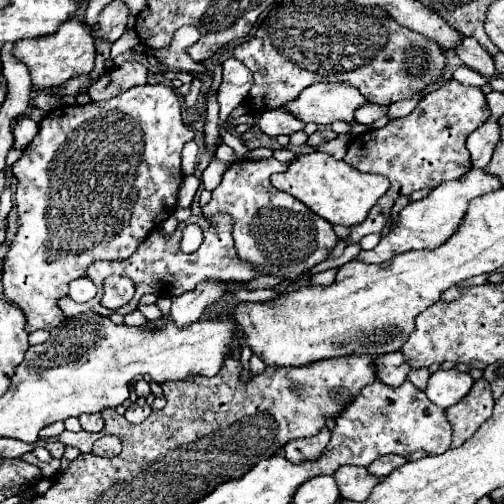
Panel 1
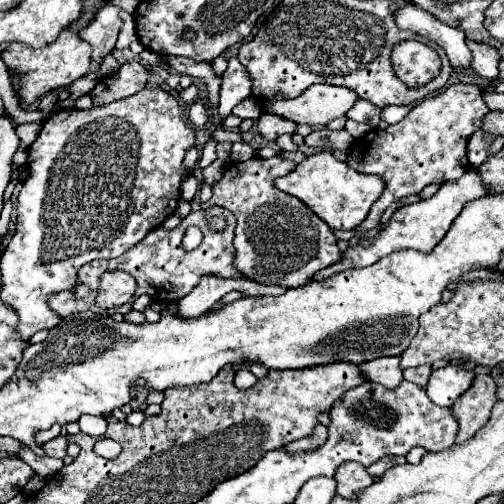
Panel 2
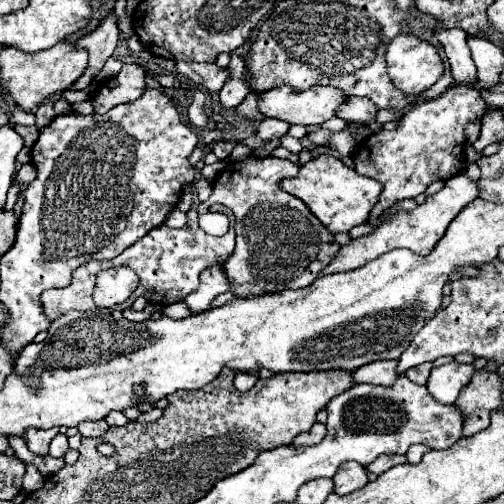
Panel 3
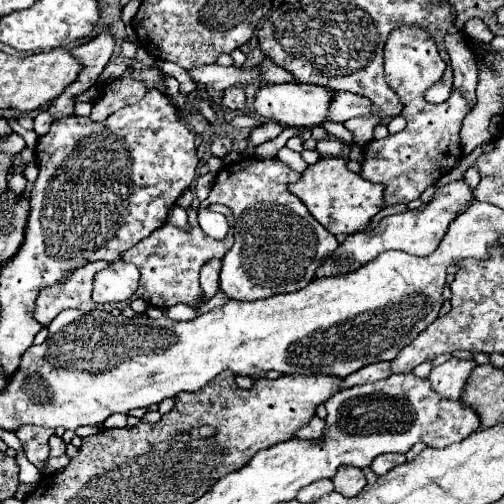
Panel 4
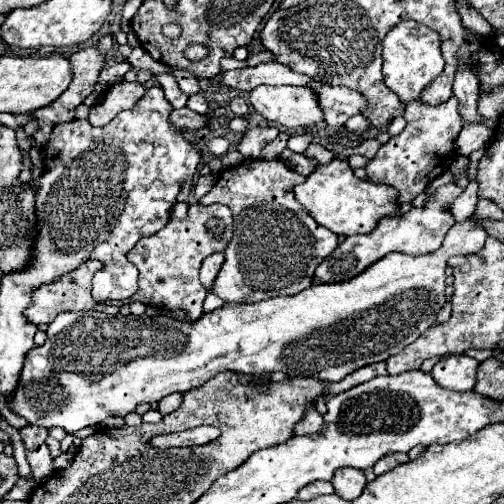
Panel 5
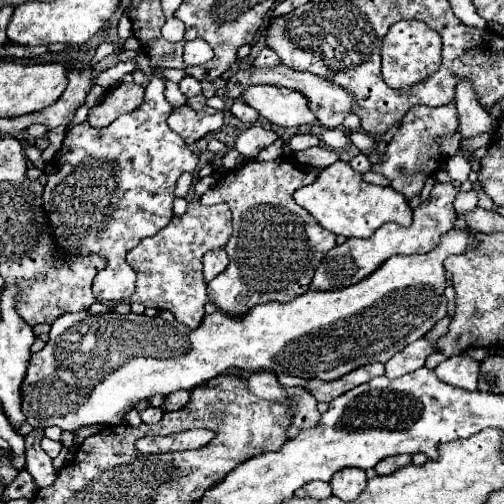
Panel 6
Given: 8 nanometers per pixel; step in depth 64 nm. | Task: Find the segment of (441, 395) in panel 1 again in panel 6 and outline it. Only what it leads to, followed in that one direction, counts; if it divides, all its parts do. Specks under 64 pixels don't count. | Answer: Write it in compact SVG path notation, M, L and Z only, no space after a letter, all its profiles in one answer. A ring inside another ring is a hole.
M458 354L438 364L434 372L436 376L440 376L440 380L446 380L452 386L458 386L462 390L476 390L478 368L480 368L480 362L476 362L468 354Z

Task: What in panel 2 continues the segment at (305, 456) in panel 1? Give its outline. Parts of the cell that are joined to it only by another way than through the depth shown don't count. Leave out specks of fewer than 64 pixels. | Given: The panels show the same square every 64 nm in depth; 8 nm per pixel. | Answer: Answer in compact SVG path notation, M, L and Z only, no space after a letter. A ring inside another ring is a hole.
M316 424L316 430L306 436L306 438L300 438L300 440L294 440L292 444L286 446L288 452L300 452L300 450L312 450L312 448L318 448L320 444L324 444L324 440L328 438L326 434L326 426L322 424Z

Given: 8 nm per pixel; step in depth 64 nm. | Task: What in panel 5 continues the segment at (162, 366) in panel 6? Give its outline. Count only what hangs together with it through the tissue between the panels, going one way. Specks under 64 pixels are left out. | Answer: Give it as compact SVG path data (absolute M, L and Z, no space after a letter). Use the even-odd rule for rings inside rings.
M466 220L462 224L454 224L442 246L436 250L436 252L430 252L430 254L424 254L424 256L408 256L408 254L388 254L384 256L382 260L378 260L376 264L372 264L372 268L368 268L366 272L362 272L360 276L348 280L348 282L338 282L338 284L312 284L310 288L306 288L304 292L296 294L296 296L288 296L288 298L270 298L270 300L262 300L262 302L254 302L254 304L224 304L222 308L210 312L210 314L202 314L200 320L196 322L182 322L182 320L174 320L174 318L168 318L164 314L156 316L156 318L150 318L146 314L142 316L122 316L122 314L116 314L116 316L108 316L104 312L94 312L94 310L88 310L88 312L62 312L54 318L54 322L50 322L48 326L48 340L44 346L40 348L32 348L26 356L26 362L24 362L24 370L22 370L22 376L20 376L20 384L12 396L12 400L8 400L8 408L12 412L16 412L18 416L26 418L28 424L36 424L36 426L44 426L44 428L52 428L52 426L62 426L66 432L74 434L86 426L96 426L96 424L102 424L106 418L110 416L126 416L128 412L132 412L138 404L142 402L148 402L148 404L154 404L154 402L160 402L164 396L168 394L174 394L174 392L188 392L192 388L198 388L200 384L204 384L206 380L210 380L212 376L220 374L220 372L226 372L226 370L232 370L232 372L238 372L238 374L246 374L246 376L258 376L258 374L270 374L270 372L276 372L276 370L282 370L286 372L288 376L308 376L308 378L318 378L318 380L326 380L326 382L340 382L344 376L352 374L354 370L362 368L362 366L368 366L372 362L386 362L392 354L398 354L402 352L402 348L406 348L408 344L412 344L422 332L426 332L430 326L436 324L436 316L438 312L442 310L442 306L447 303L445 299L446 288L446 260L454 254L474 254L474 252L480 252L480 248L484 246L484 240L488 238L488 234L484 234L484 228L474 224L472 220Z

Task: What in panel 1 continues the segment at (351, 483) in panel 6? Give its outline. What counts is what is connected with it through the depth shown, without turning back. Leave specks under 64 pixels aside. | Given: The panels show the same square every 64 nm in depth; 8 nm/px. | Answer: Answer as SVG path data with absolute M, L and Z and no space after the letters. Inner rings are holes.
M340 466L334 472L334 478L338 482L340 488L340 496L354 500L354 502L362 502L364 498L368 498L370 490L378 484L380 478L372 476L366 472L366 468L362 466Z

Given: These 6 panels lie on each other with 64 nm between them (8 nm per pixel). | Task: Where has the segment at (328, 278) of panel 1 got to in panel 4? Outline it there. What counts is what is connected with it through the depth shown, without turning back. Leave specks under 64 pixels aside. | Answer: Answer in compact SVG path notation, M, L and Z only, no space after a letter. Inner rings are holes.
M464 180L460 182L450 182L442 188L438 188L434 192L434 198L420 206L418 210L408 210L404 214L394 214L394 216L386 216L380 220L380 224L370 230L370 232L358 232L358 234L350 234L338 248L336 252L332 252L332 256L328 256L324 260L324 264L316 270L316 278L330 278L330 276L340 276L340 274L348 274L354 272L358 268L362 268L364 264L372 262L378 254L388 252L388 250L402 250L414 256L428 256L432 254L438 244L442 242L448 224L456 218L458 208L462 204L468 204L472 200L472 192L468 188L468 184Z

